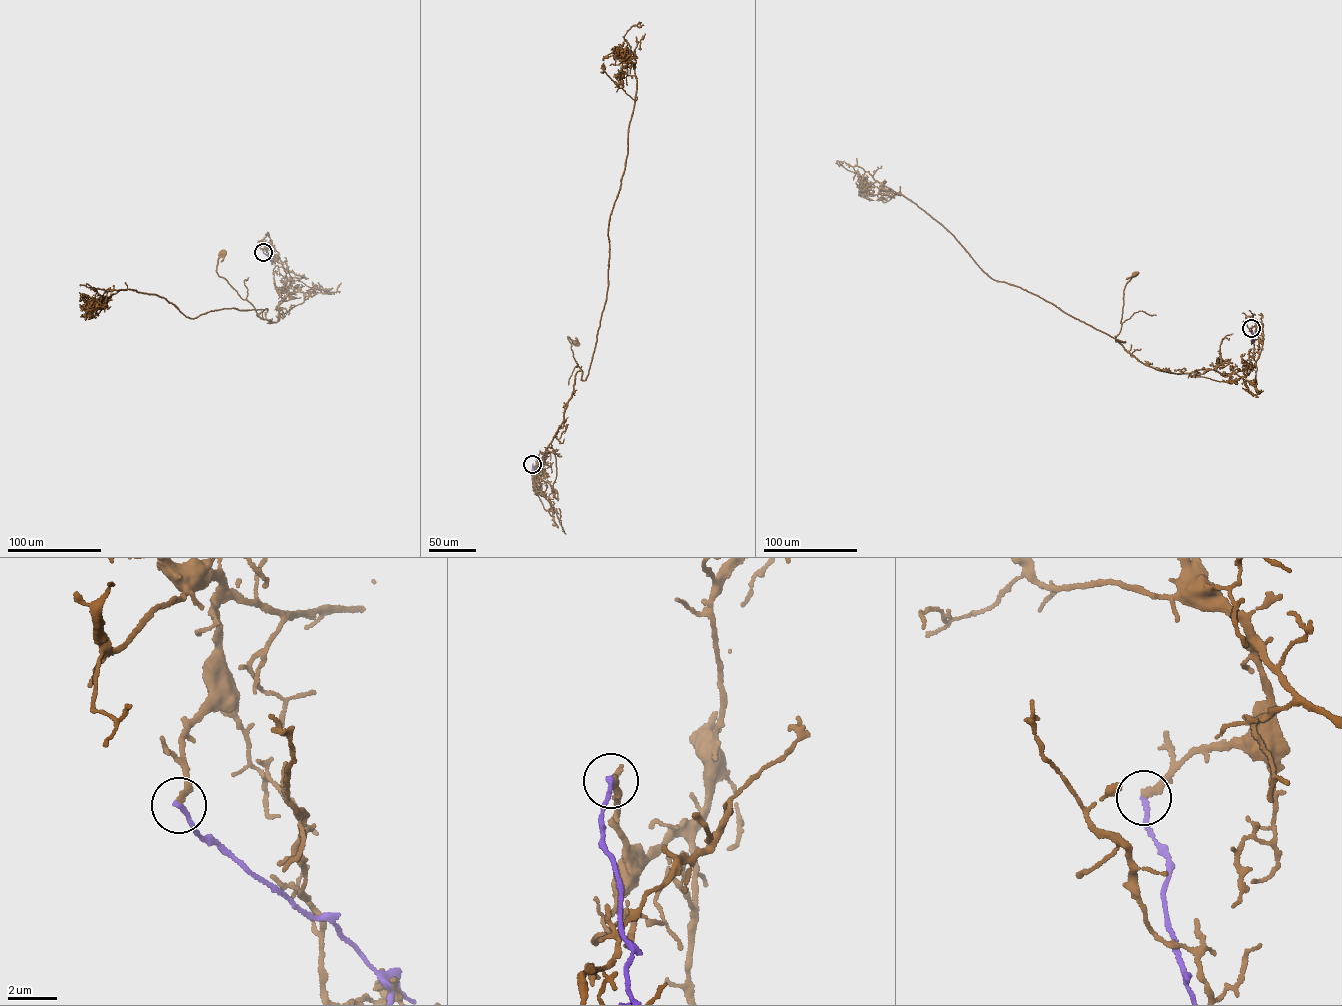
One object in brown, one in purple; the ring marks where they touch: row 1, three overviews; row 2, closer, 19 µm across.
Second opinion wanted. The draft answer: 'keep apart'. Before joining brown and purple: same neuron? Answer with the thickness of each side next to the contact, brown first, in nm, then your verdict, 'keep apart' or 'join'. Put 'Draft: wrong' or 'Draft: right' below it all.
240 nm thick on the brown side, 200 nm on the other; keep apart
Draft: right

